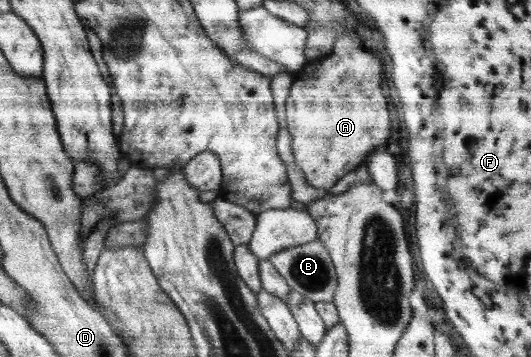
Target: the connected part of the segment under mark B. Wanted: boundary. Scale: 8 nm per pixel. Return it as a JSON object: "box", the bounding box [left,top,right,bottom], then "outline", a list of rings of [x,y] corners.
{"box":[268,240,337,302],"outline":[[[319,240],[277,251],[268,260],[293,291],[313,302],[333,302],[333,295],[337,289],[337,274],[327,248],[323,247]]]}

